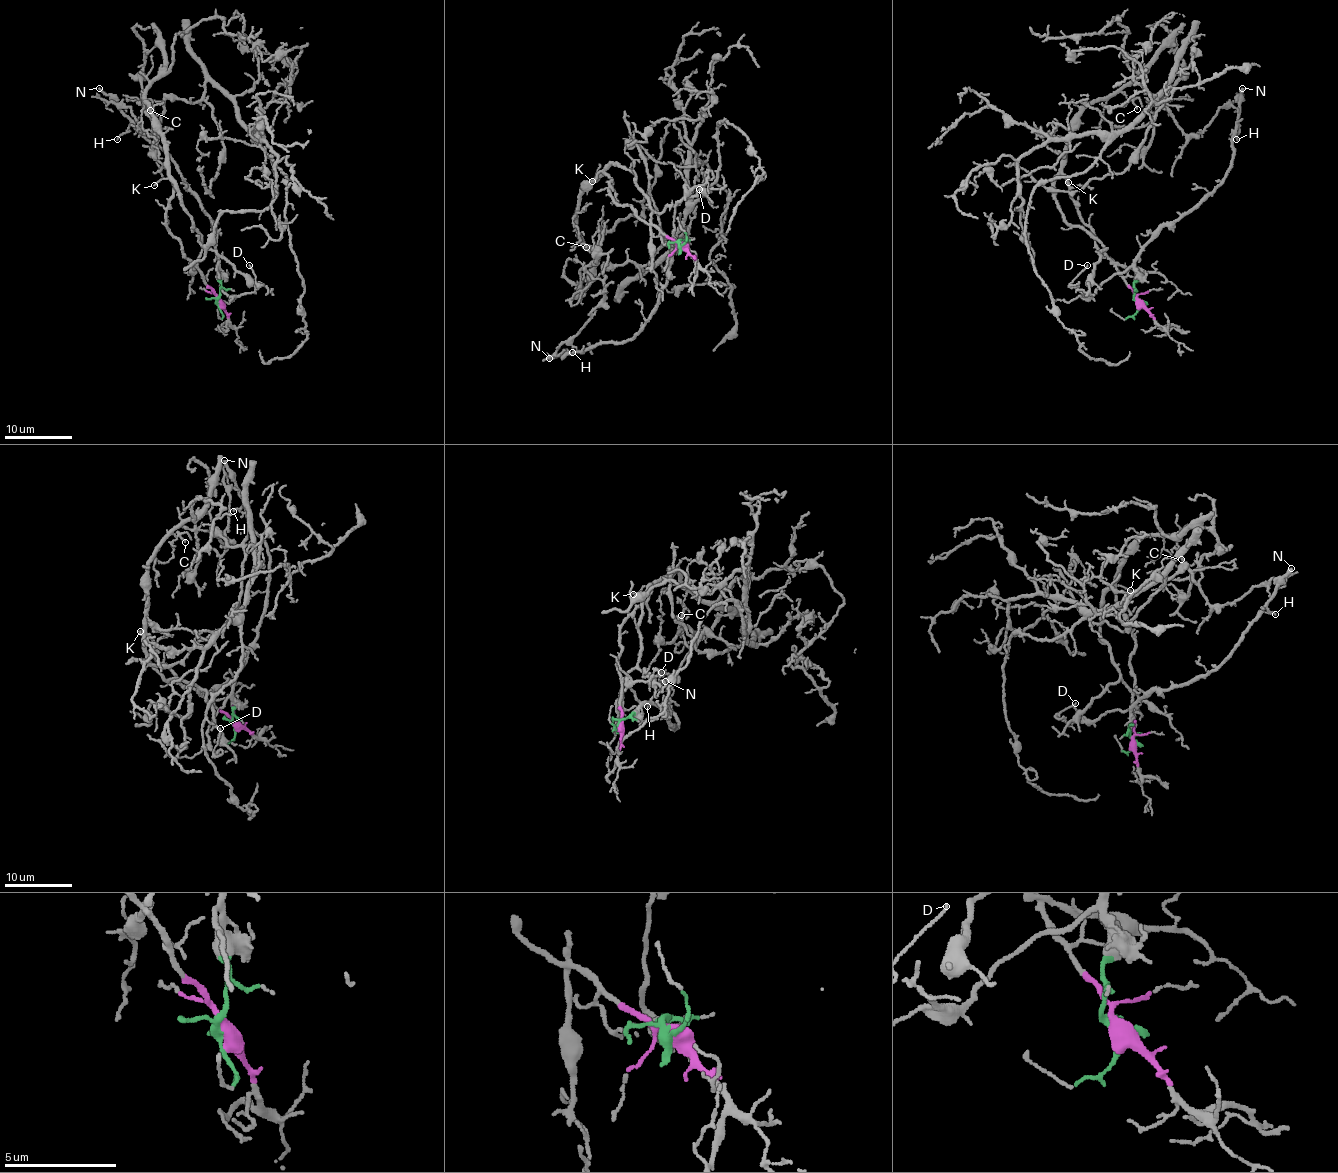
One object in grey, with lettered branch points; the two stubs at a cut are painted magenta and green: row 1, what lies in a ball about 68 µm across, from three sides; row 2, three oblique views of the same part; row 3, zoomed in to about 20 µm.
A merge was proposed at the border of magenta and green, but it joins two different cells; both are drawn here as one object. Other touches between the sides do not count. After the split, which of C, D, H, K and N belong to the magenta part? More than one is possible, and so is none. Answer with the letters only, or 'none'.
C, K

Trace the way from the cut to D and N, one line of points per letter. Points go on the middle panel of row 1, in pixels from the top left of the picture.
D: (681, 244), (673, 236), (676, 205), (693, 188), (703, 185), (707, 173), (699, 189)
N: (681, 244), (672, 244), (668, 284), (636, 334), (548, 357)

